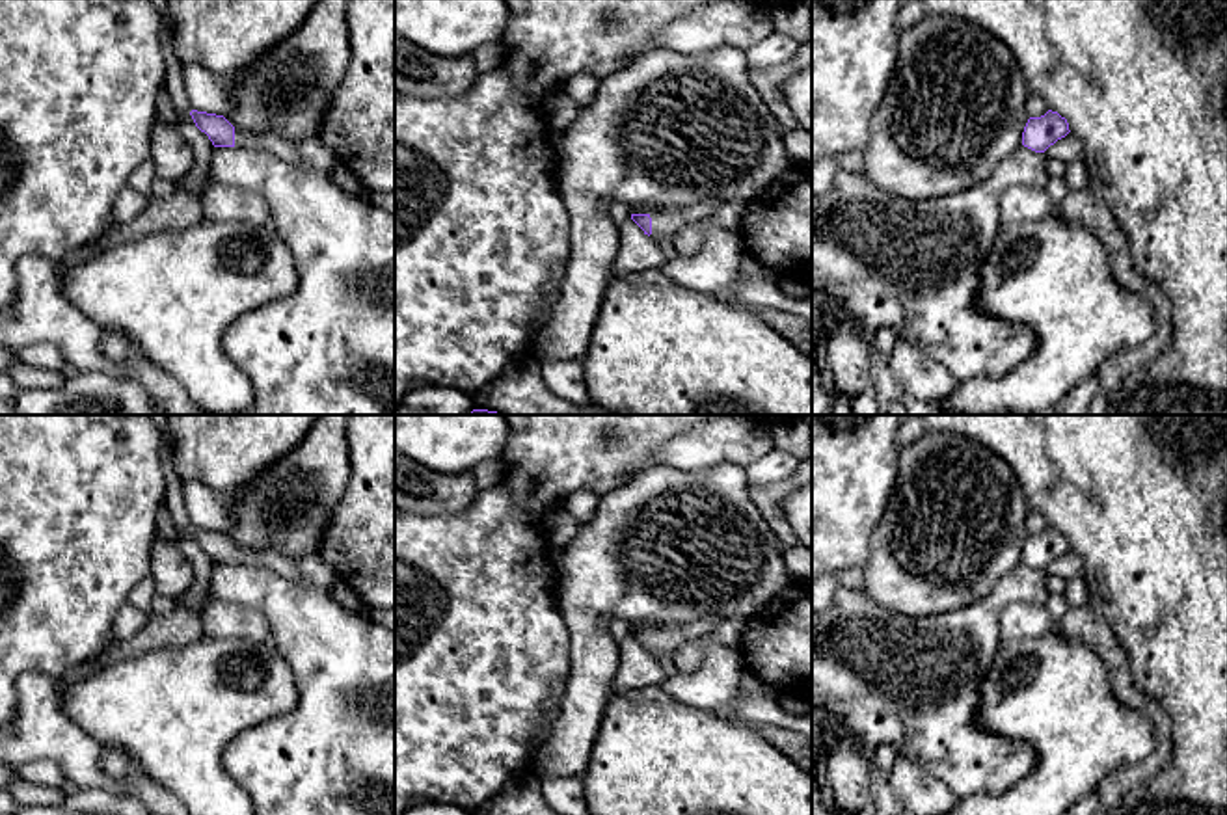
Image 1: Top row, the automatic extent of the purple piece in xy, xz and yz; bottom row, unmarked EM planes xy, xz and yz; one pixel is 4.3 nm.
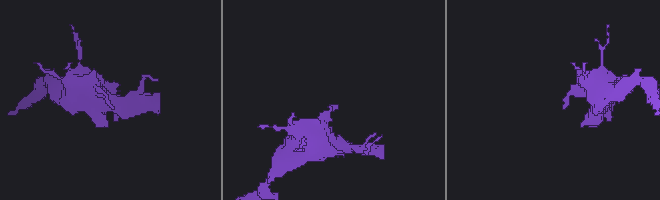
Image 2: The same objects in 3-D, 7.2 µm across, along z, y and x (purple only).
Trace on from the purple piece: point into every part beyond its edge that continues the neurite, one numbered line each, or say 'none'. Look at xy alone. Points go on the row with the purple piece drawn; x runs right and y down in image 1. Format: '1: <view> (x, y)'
1: xy (283, 149)

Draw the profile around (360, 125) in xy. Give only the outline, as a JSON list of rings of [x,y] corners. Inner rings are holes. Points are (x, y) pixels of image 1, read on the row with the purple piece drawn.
[[[350,0],[352,47],[320,140],[369,194],[395,192],[395,0]]]

